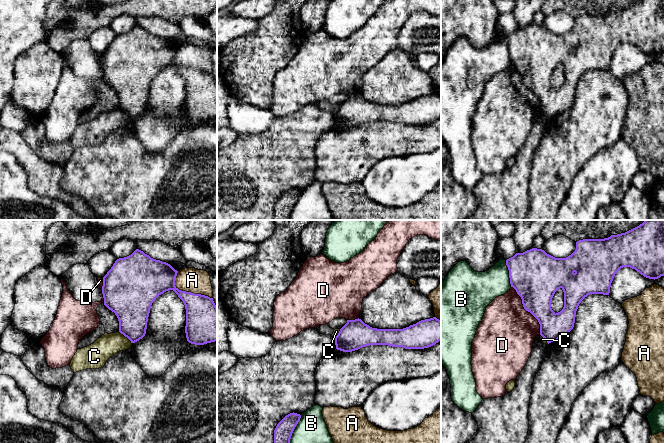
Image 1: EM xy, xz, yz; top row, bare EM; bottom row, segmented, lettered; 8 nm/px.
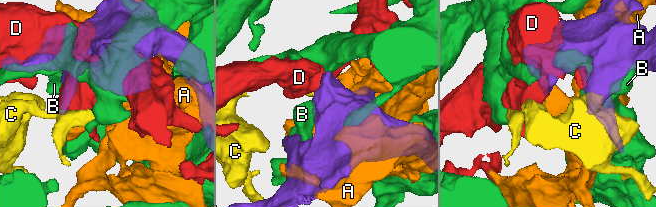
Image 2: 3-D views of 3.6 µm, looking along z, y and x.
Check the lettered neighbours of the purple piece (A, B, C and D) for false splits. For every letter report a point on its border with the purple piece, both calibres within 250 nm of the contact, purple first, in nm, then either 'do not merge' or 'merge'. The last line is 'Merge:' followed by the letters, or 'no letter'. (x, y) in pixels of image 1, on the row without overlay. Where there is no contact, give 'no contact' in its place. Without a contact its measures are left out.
A: xy (187, 68) | 280/190 nm | do not merge
B: yz (509, 49) | 400/260 nm | do not merge
C: xy (126, 112) | 300/180 nm | do not merge
D: yz (527, 86) | 360/460 nm | do not merge
Merge: no letter

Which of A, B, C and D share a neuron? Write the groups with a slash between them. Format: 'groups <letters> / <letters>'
groups A / B / C / D

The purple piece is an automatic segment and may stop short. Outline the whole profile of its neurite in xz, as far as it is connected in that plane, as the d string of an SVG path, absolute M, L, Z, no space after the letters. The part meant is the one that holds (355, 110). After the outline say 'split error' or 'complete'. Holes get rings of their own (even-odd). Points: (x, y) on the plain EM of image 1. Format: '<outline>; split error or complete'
M433 93L403 105L377 105L358 94L347 96L334 116L336 125L343 128L370 121L424 125L441 117L441 97Z; complete

